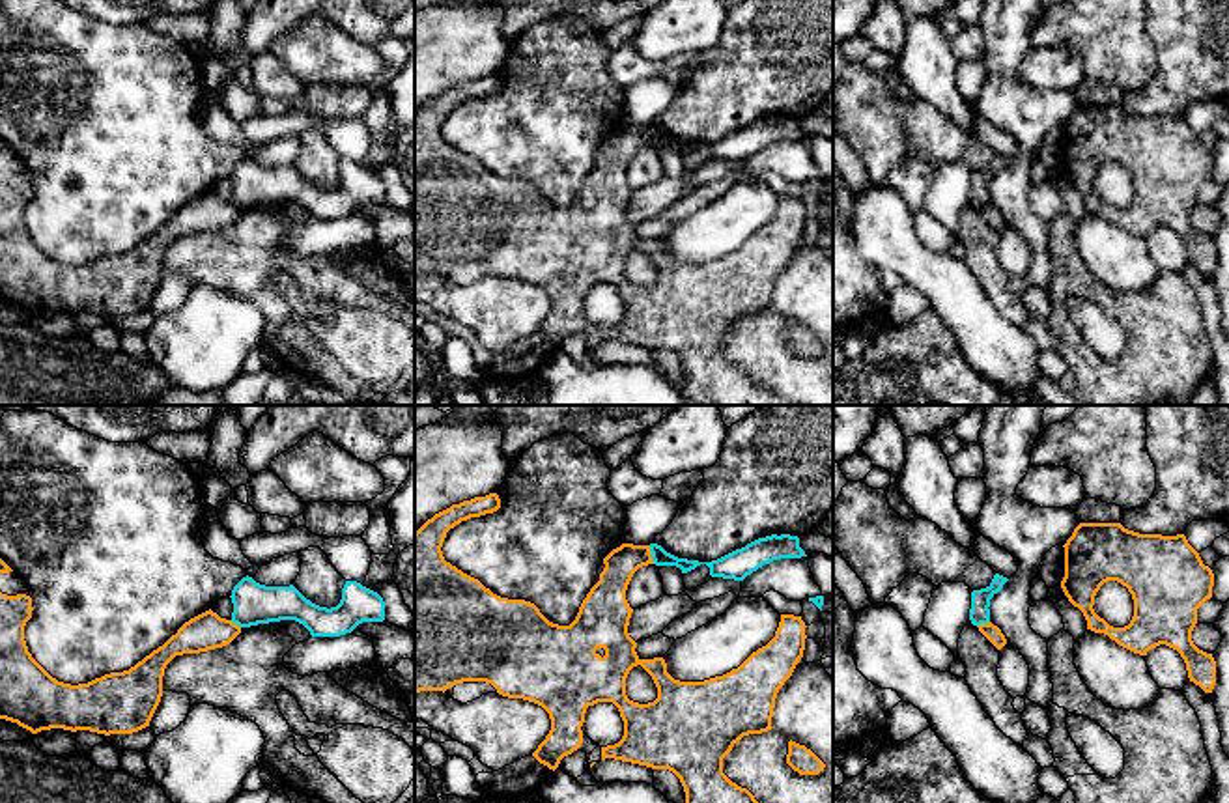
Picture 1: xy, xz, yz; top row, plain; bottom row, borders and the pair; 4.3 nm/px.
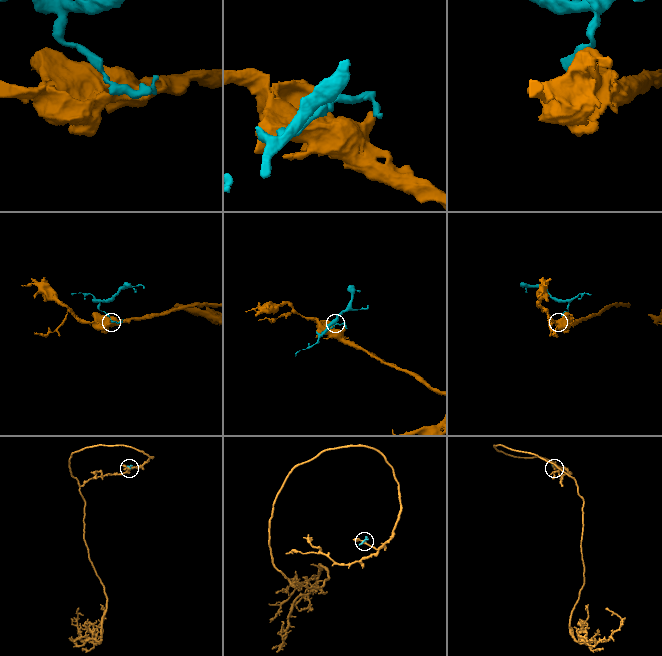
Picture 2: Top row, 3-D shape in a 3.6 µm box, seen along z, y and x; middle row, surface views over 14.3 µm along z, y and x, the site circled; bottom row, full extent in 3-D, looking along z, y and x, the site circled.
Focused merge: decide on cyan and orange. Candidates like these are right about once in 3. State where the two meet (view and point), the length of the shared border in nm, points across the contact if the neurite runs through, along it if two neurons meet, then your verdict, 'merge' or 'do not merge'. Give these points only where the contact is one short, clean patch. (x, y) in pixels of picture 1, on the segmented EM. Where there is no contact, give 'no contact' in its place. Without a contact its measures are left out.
xz (652, 555) | 80 nm | do not merge

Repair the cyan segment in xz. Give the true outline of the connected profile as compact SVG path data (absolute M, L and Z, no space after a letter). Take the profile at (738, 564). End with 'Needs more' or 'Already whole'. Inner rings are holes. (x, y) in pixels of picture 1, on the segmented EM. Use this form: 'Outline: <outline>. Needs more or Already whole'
Outline: M771 534L766 538L758 538L745 547L736 549L712 562L678 558L667 553L657 543L650 543L650 553L656 566L676 566L682 570L682 573L687 573L697 566L706 564L712 577L734 581L743 581L747 575L773 560L807 556L805 551L799 547L799 538L790 534Z. Already whole

